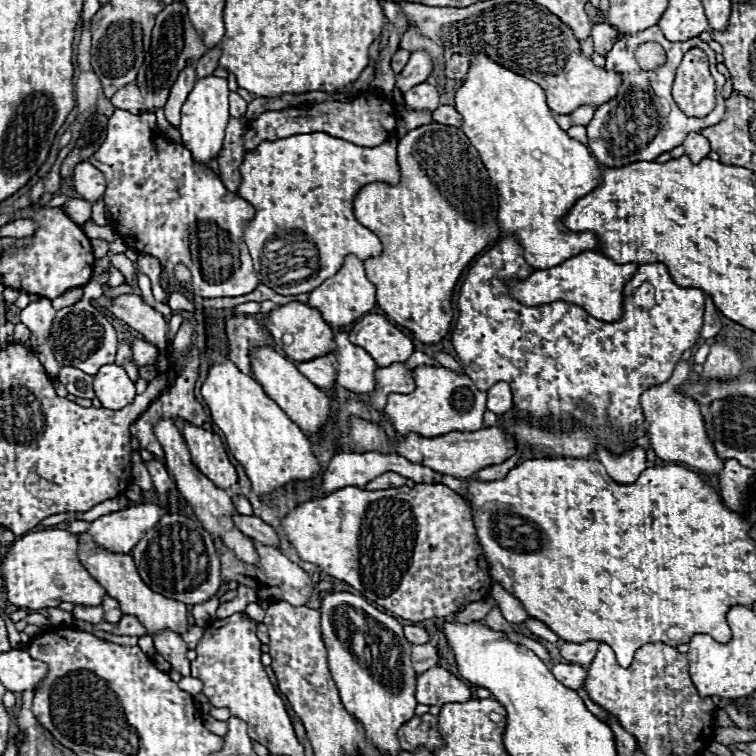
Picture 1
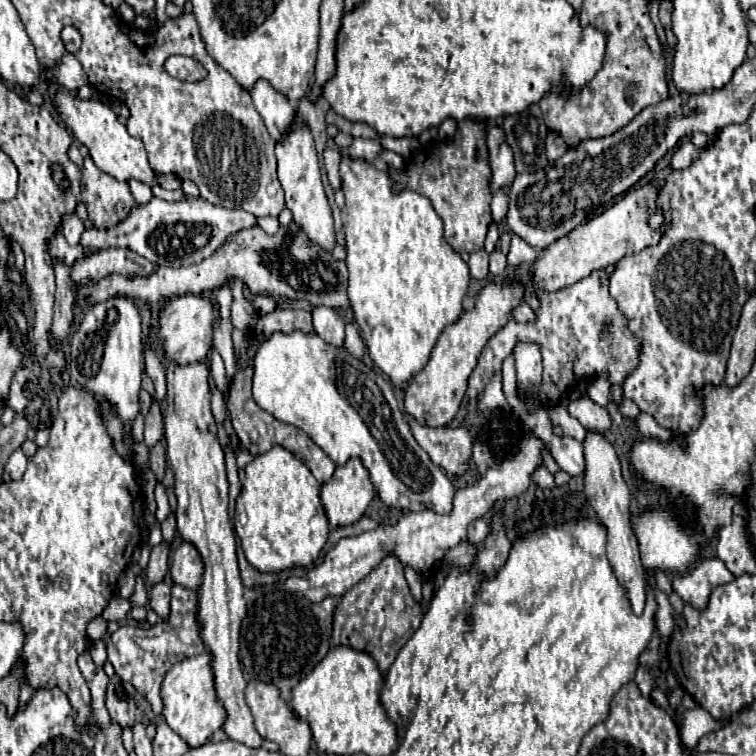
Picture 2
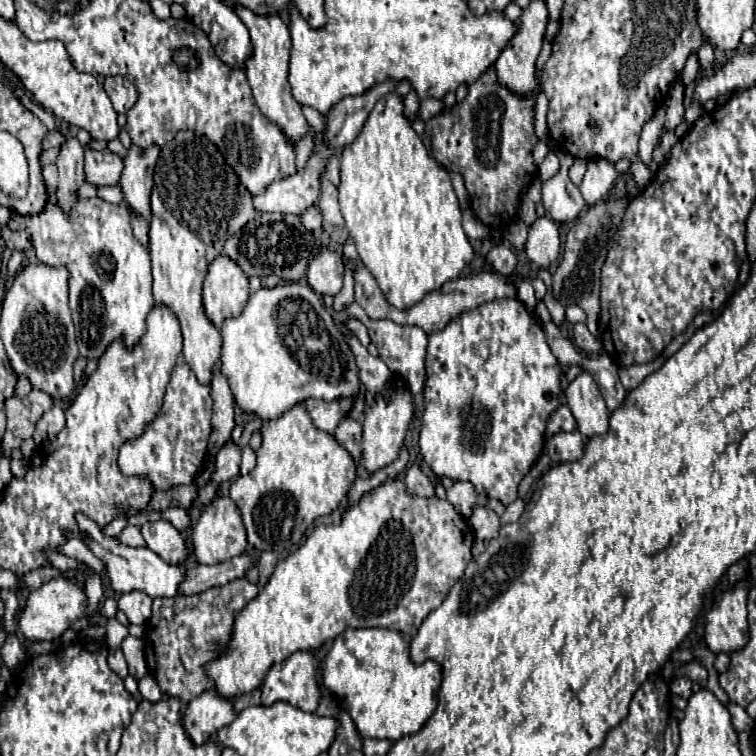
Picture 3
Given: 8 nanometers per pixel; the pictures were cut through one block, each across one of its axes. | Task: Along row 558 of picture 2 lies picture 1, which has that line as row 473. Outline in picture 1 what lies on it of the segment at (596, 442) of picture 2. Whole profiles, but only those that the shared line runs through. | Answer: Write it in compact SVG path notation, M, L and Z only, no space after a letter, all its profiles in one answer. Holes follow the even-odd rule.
M636 446L636 448L628 450L628 452L624 452L624 454L618 456L618 458L610 456L608 450L600 448L600 450L596 452L596 456L598 456L598 460L606 466L608 474L610 474L616 482L620 482L620 484L632 484L632 482L636 482L638 476L640 476L640 472L646 470L646 456L644 456L644 450L642 450L640 446Z

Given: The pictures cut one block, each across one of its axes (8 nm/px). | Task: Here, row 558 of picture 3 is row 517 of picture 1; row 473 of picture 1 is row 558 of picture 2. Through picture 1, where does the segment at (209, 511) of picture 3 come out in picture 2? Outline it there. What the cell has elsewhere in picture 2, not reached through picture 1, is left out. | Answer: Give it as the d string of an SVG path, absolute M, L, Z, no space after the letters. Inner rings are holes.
M182 542L170 556L170 578L176 586L196 590L200 586L200 576L204 566L200 564L200 554L192 544Z

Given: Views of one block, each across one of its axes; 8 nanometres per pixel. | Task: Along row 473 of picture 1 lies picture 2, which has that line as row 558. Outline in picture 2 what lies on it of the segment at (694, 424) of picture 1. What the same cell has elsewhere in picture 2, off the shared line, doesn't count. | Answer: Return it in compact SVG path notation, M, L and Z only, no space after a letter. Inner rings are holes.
M704 558L690 570L674 574L670 584L684 602L690 602L696 608L704 608L704 604L708 602L708 592L732 580L732 572L720 558Z

